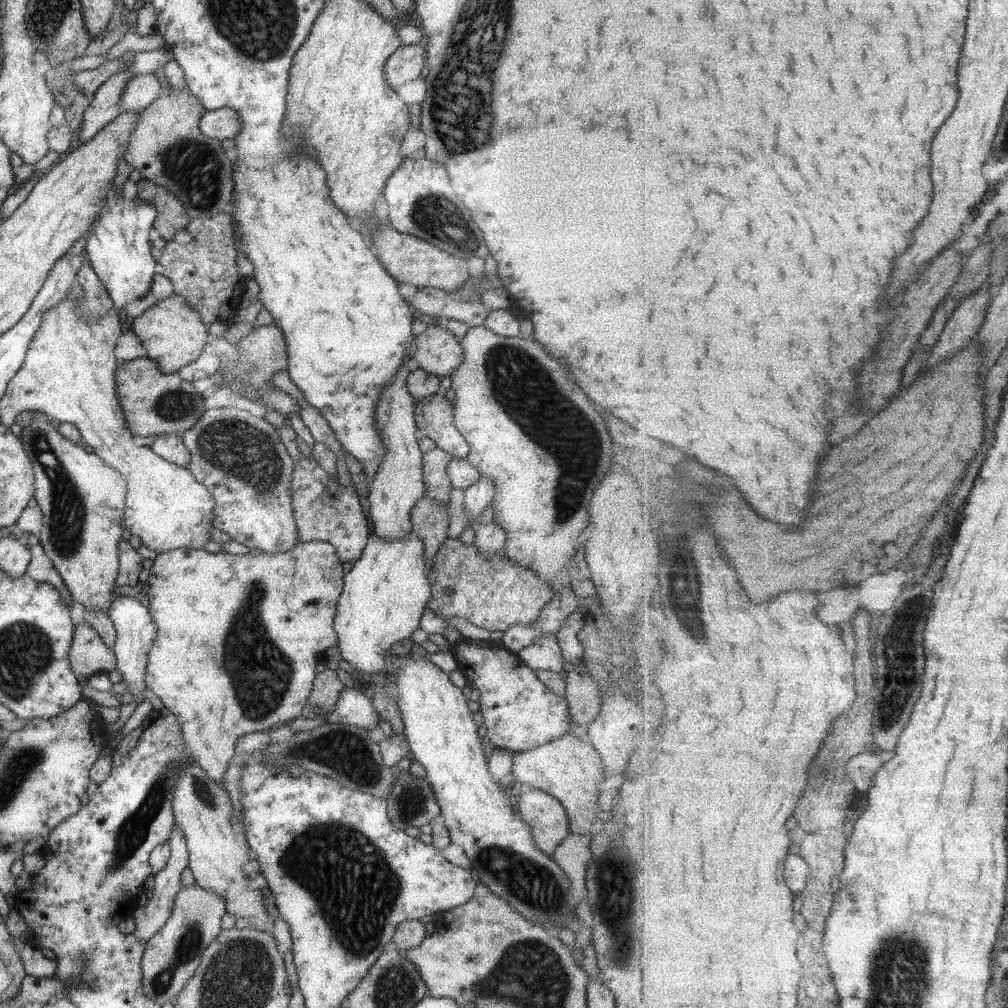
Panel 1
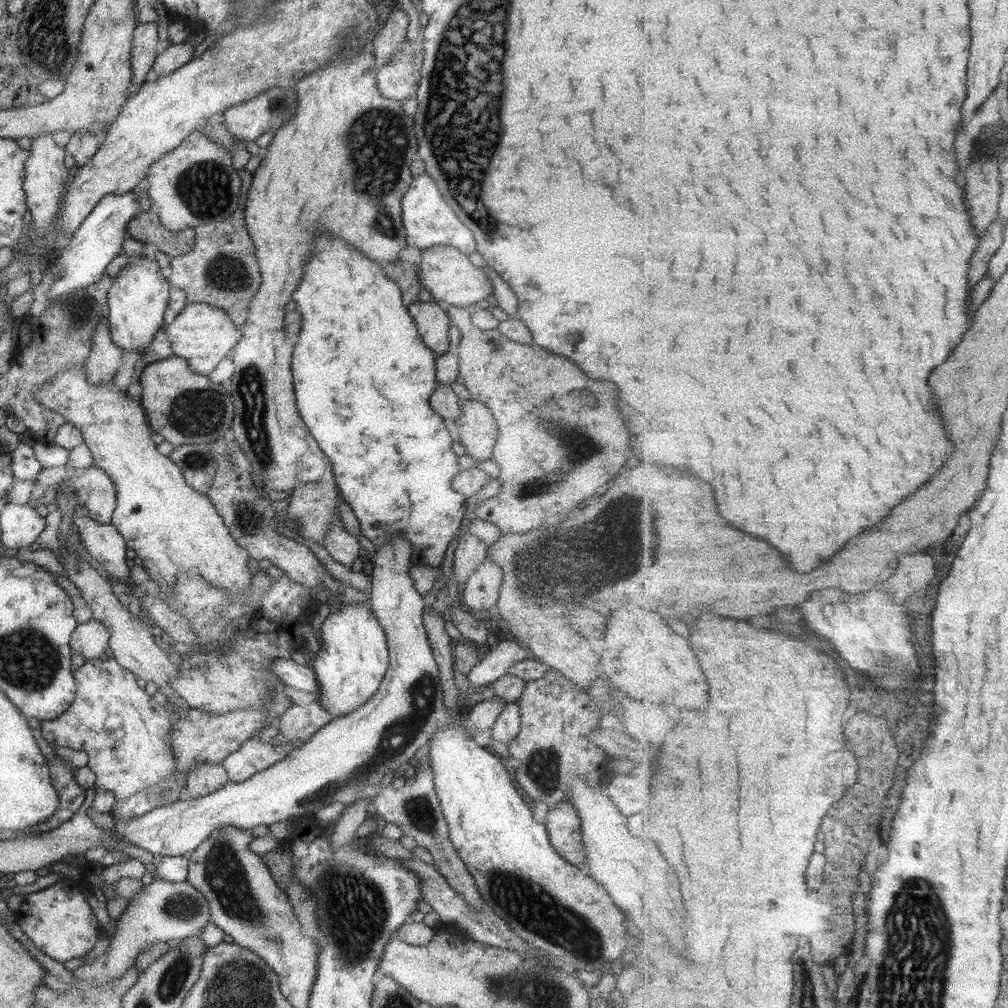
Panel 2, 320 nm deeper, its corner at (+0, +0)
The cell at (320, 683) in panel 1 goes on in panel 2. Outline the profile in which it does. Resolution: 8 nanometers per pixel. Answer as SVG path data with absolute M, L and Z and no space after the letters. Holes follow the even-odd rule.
M289 687L285 688L284 693L290 698L291 705L277 718L276 724L279 738L284 743L295 742L296 739L306 740L332 719L321 709L317 695L312 692Z

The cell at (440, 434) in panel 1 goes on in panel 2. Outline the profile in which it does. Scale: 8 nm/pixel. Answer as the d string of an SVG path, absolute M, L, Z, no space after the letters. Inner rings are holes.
M469 399L460 405L460 416L447 422L454 440L465 447L466 454L480 462L490 458L496 443L498 428L495 419L484 404Z

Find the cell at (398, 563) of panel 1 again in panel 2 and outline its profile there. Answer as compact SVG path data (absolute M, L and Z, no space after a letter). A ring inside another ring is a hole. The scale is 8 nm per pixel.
M369 604L357 606L344 605L339 611L329 613L326 619L323 620L318 639L320 649L309 664L309 668L314 672L318 686L318 704L327 713L335 710L337 717L347 715L347 713L371 699L383 680L388 667L388 652L383 629L379 627L379 623L374 619Z

